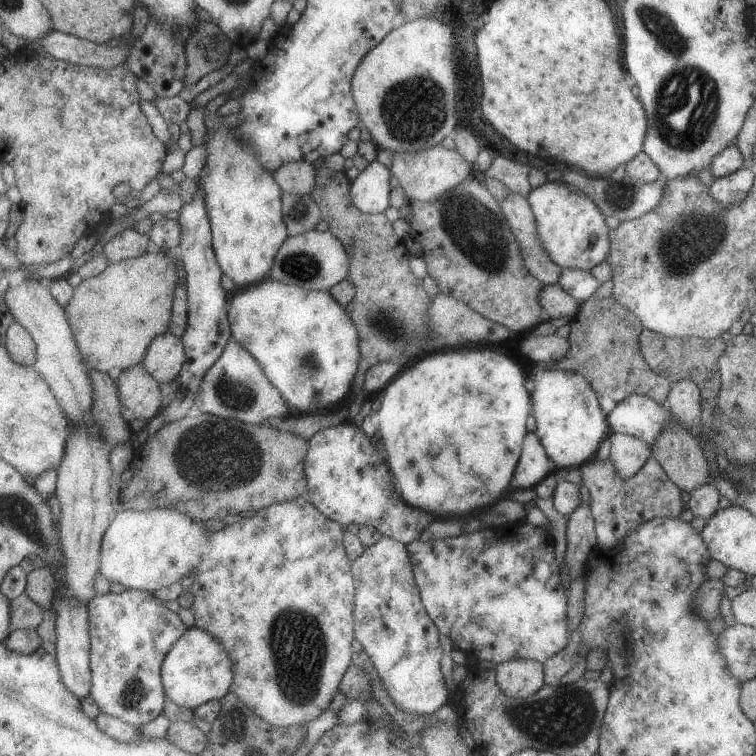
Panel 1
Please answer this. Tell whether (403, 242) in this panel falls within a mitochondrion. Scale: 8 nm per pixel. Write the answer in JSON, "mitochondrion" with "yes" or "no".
{"mitochondrion":"no"}

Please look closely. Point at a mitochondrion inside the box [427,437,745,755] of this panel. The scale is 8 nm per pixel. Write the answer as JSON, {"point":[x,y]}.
{"point":[562,720]}

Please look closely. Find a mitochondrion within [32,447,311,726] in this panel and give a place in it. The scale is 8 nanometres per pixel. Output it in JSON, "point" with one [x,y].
{"point":[132,694]}

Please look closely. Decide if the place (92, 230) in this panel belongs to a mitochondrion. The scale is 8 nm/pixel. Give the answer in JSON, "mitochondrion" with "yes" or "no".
{"mitochondrion":"no"}

